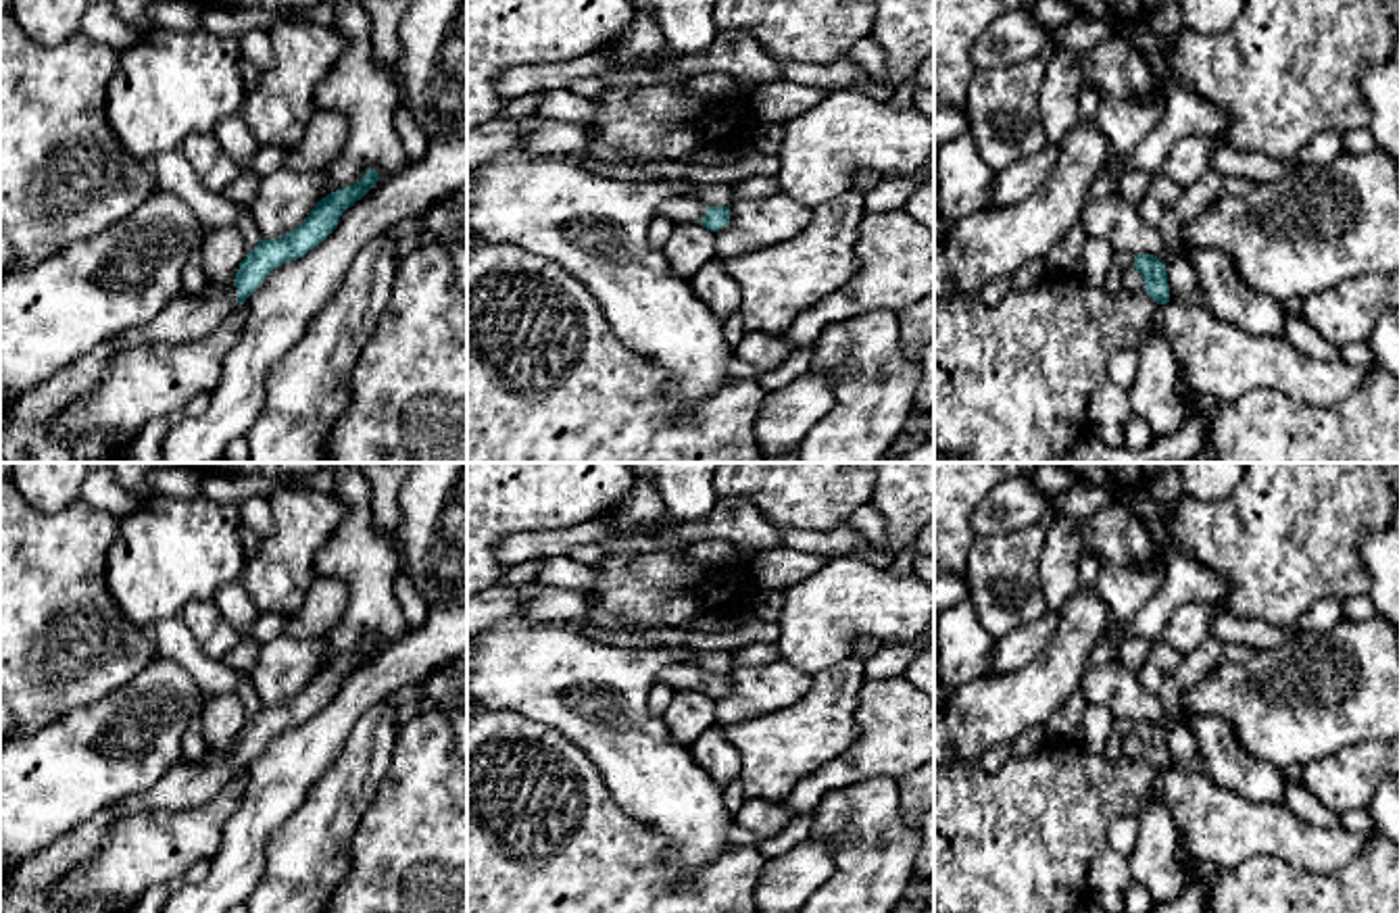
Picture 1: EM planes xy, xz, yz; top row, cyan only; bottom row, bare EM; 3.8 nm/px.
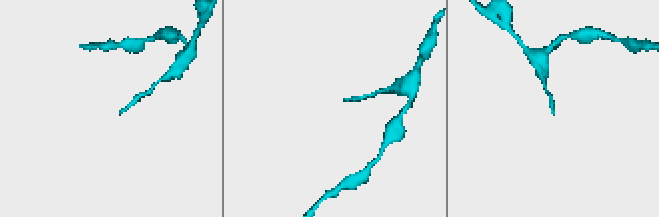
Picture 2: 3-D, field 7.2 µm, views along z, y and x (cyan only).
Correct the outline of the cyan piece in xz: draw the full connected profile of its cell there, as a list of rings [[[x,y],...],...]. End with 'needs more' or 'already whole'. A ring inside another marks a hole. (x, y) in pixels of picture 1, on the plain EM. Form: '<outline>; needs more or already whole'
[[[678,661],[657,673],[659,684],[678,690],[696,690],[711,698],[719,698],[730,690],[730,673],[709,673],[707,669],[688,661]]]; needs more

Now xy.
[[[369,636],[354,652],[321,665],[309,684],[284,705],[259,705],[229,752],[206,750],[200,761],[179,761],[150,790],[98,811],[46,848],[19,859],[8,869],[8,890],[0,898],[0,913],[106,913],[100,900],[71,911],[54,911],[46,894],[67,873],[92,861],[117,819],[142,809],[186,811],[206,805],[236,773],[246,769],[275,734],[296,727],[321,711],[338,694],[342,680],[377,648],[379,640]]]; needs more

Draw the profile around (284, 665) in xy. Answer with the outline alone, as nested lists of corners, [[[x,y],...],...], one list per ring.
[[[329,634],[315,638],[279,636],[263,642],[250,669],[252,696],[261,707],[279,707],[298,694],[325,663]]]

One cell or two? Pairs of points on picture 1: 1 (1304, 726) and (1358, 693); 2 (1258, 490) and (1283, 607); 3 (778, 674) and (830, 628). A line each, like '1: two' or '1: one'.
1: one
2: one
3: two

